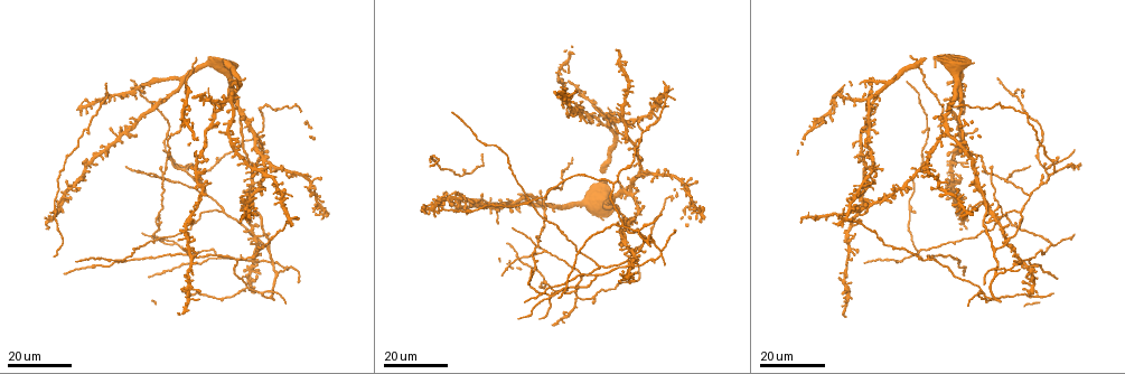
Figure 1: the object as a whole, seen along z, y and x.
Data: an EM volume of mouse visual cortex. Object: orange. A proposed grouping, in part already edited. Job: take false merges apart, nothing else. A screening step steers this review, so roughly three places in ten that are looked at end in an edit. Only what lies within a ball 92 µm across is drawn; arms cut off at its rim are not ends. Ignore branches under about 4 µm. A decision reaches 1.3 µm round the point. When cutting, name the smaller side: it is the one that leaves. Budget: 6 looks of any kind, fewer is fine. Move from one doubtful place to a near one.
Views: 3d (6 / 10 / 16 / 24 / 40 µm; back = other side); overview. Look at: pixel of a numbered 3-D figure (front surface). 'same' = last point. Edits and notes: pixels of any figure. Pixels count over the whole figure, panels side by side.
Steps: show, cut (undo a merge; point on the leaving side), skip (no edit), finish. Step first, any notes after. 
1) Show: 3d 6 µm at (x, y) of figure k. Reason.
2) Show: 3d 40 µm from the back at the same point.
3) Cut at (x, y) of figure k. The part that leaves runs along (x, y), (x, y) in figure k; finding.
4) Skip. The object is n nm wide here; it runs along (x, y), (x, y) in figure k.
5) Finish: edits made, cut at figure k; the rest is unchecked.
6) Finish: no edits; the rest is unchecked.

Show: 3d 16 µm at (121, 136) of figure 1. Thin arm on a thick one.

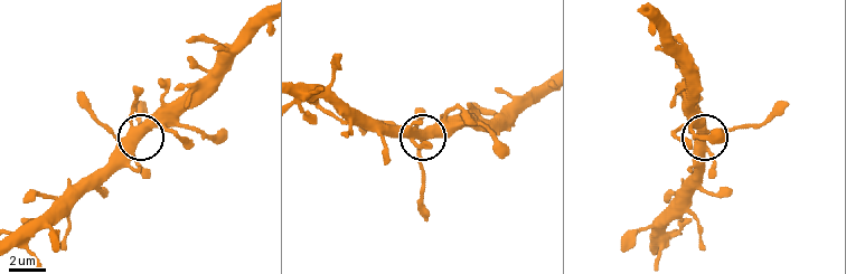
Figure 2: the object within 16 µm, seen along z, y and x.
Show: 3d 10 µm at the same point.

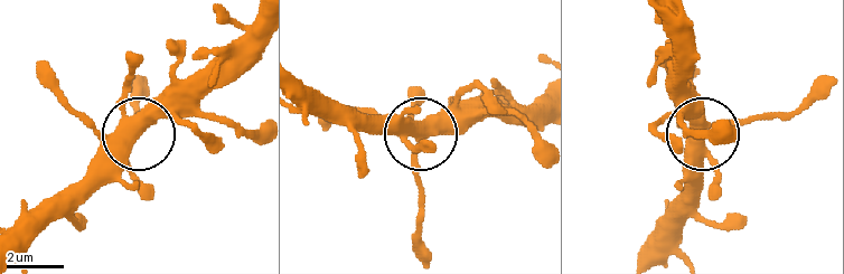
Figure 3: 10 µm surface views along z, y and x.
Cut at (423, 188) of figure 3. The side arm is 5 µm long; a second neuron is stuck on.

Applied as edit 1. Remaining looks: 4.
Show: overview.

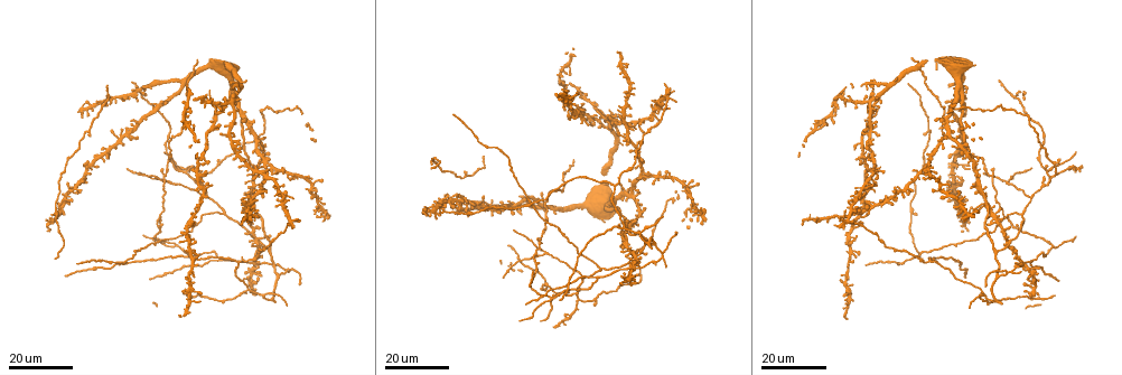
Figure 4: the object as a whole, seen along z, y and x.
Show: 3d 24 µm at (170, 182) of figure 4. Three-way junction.

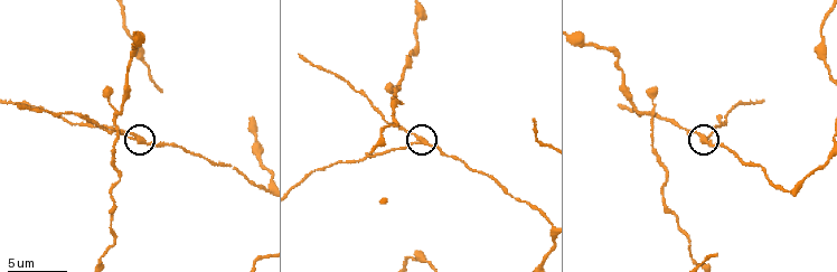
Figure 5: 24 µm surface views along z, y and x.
Show: 3d 10 µm at (417, 139) of figure 5.

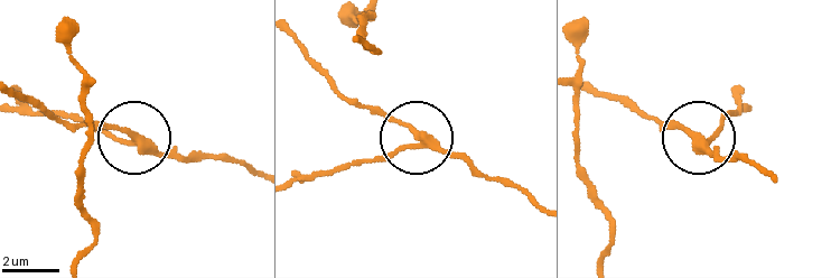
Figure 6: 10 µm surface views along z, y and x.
Cut at (385, 157) of figure 6. The side arm is 14 µm long; the part that leaves runs along (421, 145), (293, 178) in figure 6; two neurons meet here.

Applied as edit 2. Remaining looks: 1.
Finish: edits made, cut at figure 3, cut at figure 6; the rest is unchecked.

